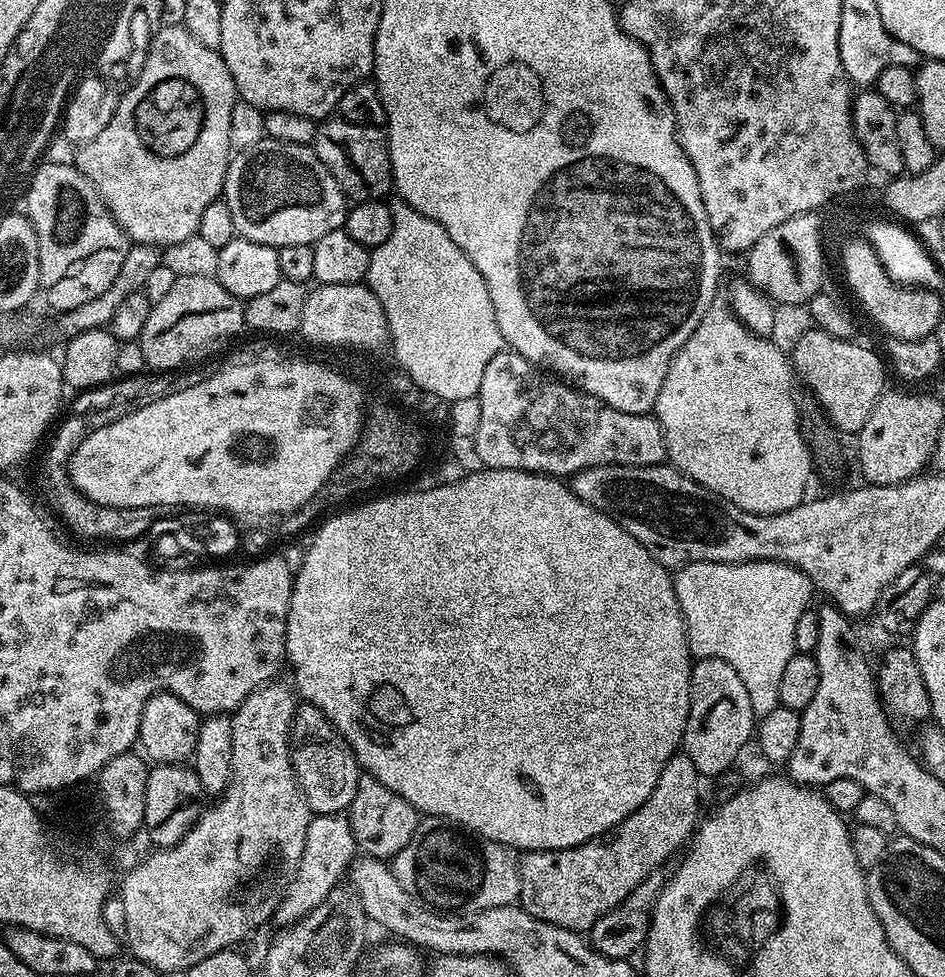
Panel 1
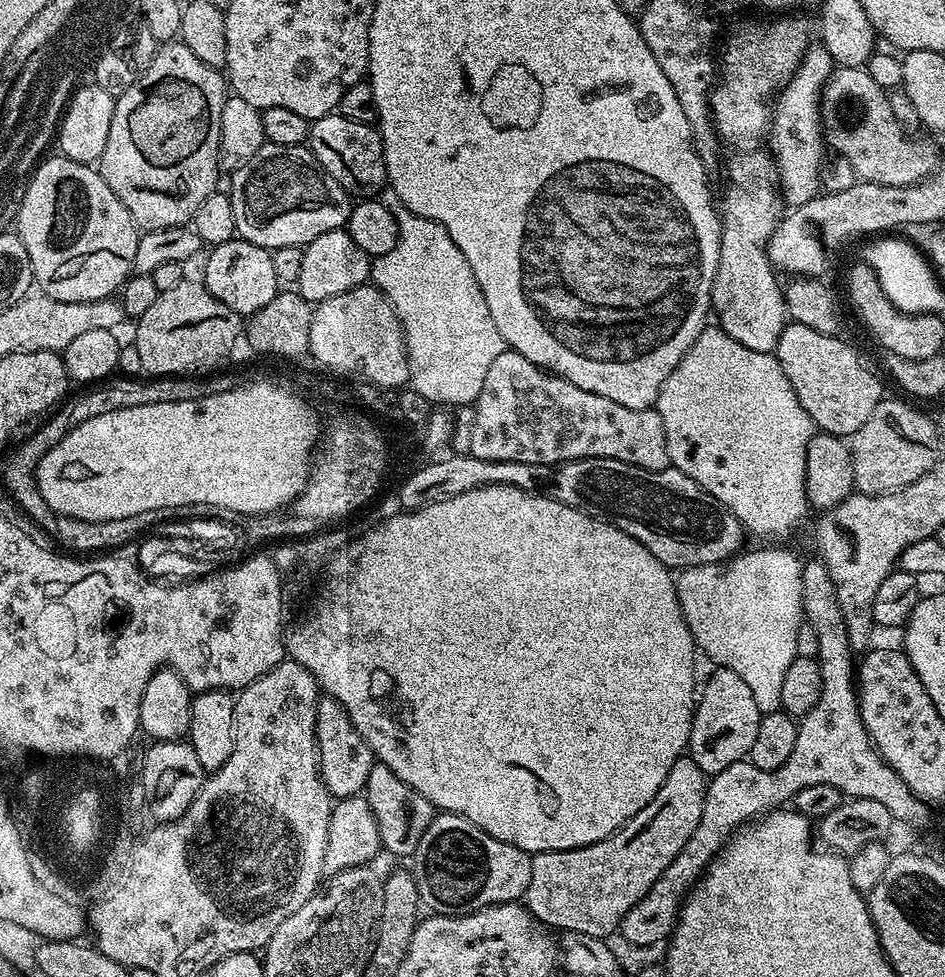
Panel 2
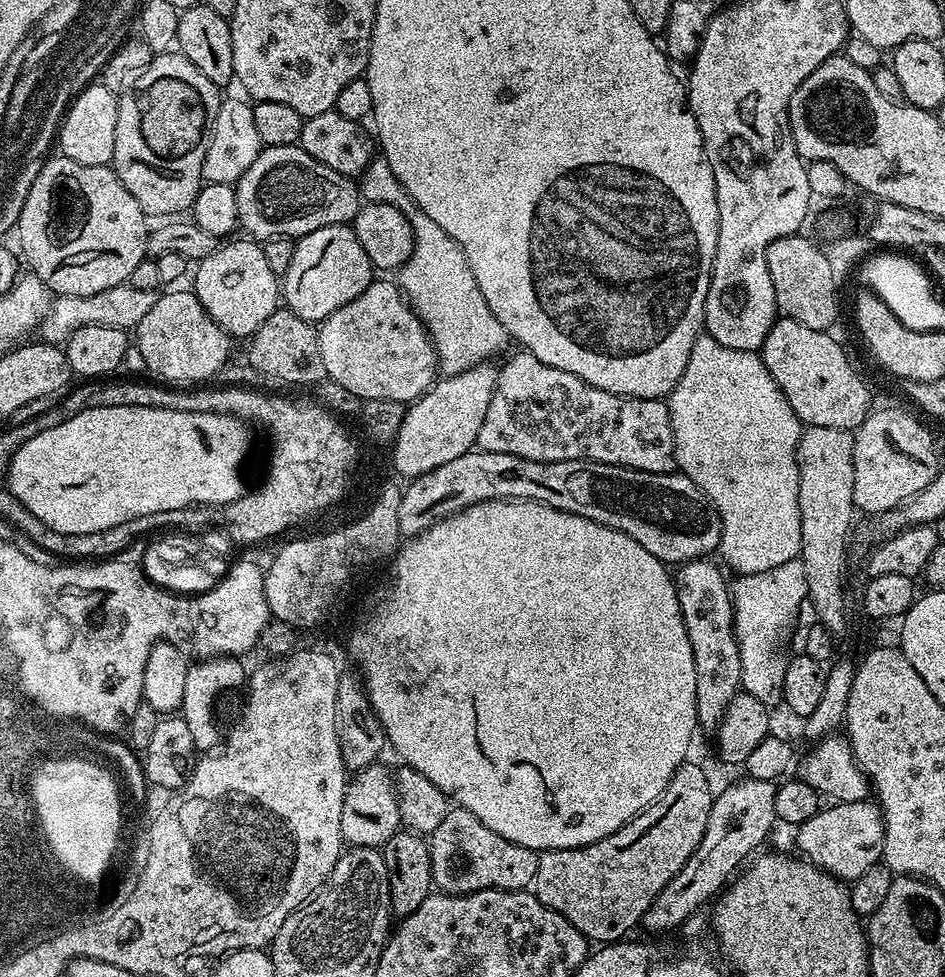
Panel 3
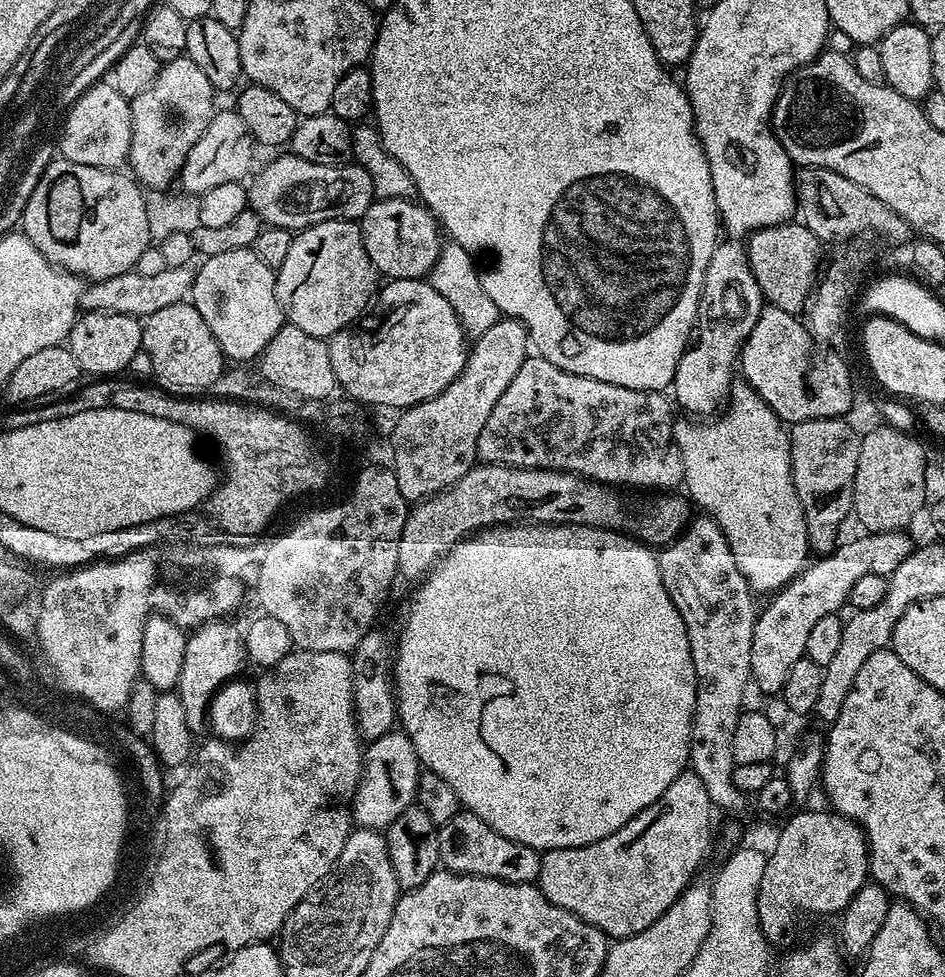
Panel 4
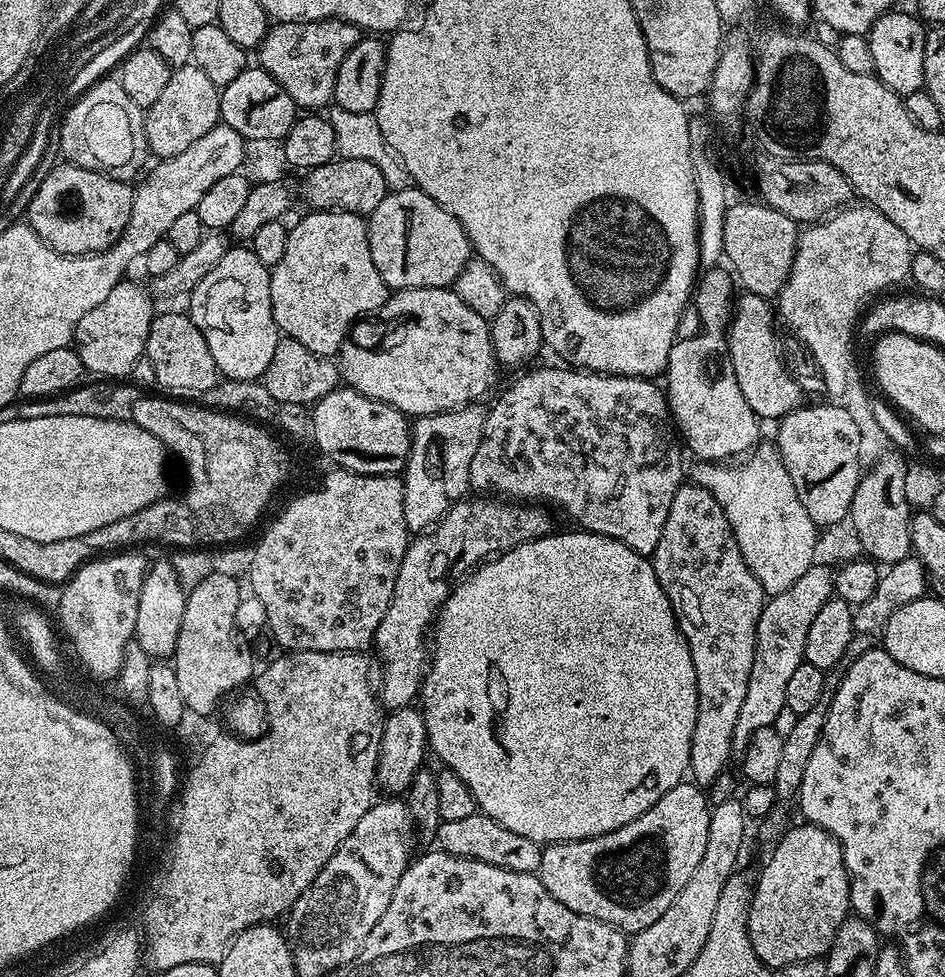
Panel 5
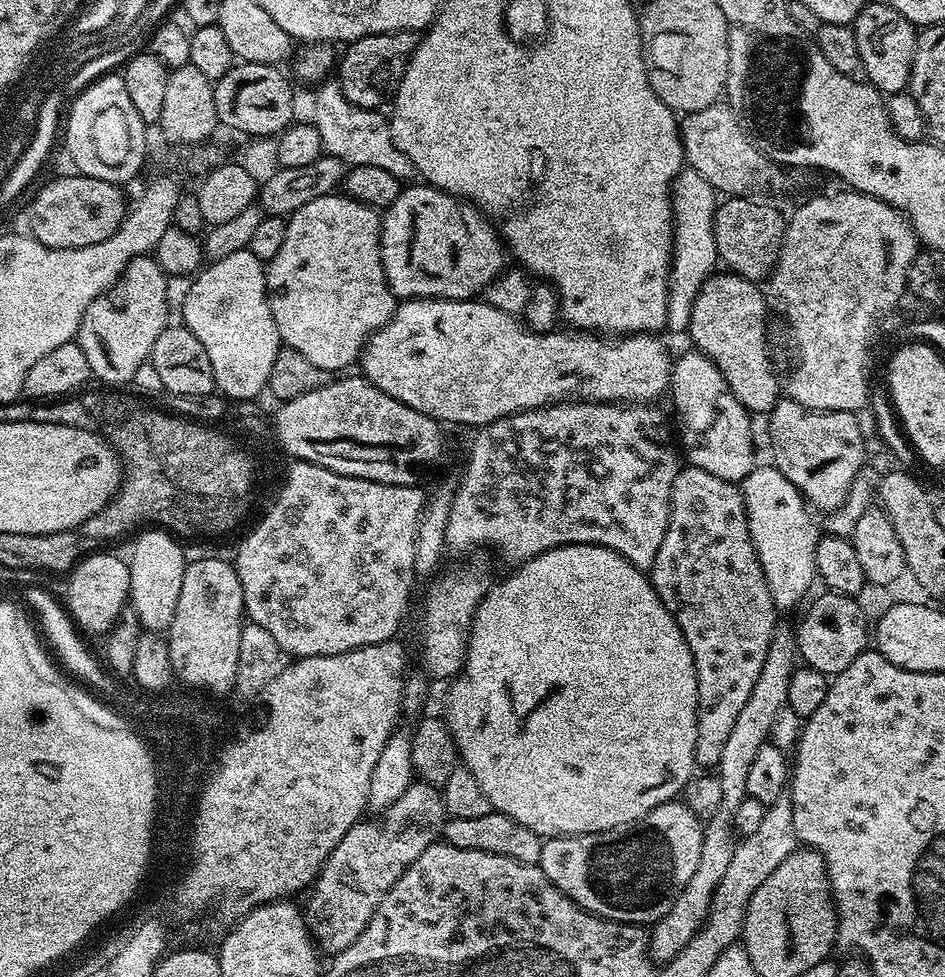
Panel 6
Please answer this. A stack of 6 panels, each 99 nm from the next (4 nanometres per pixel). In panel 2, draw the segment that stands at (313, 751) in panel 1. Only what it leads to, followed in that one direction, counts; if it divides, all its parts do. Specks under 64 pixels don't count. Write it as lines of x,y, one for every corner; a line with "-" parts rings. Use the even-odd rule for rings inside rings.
326,695
316,701
316,752
320,755
320,777
330,795
343,798
363,793
374,763
372,751
350,722
346,710

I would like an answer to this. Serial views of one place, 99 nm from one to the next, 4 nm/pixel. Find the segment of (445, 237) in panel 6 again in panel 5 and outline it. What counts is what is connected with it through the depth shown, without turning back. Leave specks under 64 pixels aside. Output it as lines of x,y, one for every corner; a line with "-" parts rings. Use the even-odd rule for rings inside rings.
418,187
403,188
397,192
389,191
378,206
366,217
368,237
370,238
370,258
374,258
374,266
378,266
378,274
387,282
389,289
401,288
446,288
455,285
462,270
473,259
472,243
458,218
454,214
442,210
430,194

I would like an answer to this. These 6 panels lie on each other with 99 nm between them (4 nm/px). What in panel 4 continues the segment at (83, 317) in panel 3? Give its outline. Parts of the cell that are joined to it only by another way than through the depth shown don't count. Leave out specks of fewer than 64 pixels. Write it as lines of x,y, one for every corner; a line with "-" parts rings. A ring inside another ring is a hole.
178,266
162,270
162,274
138,274
134,270
123,272
114,278
97,280
91,283
80,299
84,312
113,312
137,318
146,318
150,314
158,314
165,306
181,303
191,293
194,279
193,269
189,266

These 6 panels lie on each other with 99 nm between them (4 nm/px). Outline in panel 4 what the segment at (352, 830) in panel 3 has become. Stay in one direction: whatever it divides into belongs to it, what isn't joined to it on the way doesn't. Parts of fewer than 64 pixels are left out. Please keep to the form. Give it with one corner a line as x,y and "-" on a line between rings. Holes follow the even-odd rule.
403,730
382,734
363,749
360,781
352,799
352,818
361,828
387,830
390,822
402,814
418,796
422,765
412,745
412,739

